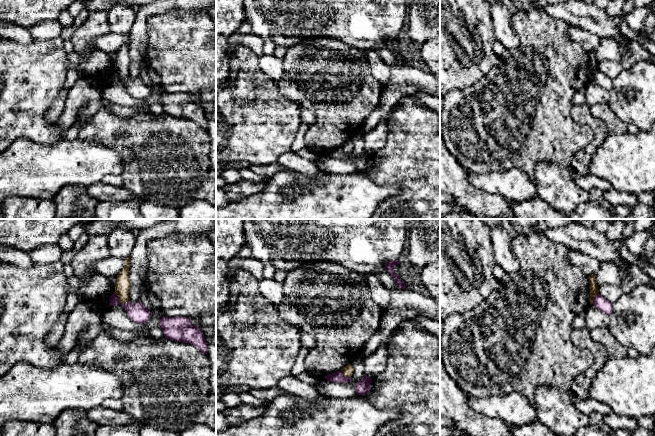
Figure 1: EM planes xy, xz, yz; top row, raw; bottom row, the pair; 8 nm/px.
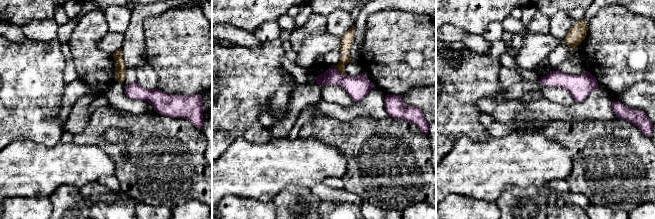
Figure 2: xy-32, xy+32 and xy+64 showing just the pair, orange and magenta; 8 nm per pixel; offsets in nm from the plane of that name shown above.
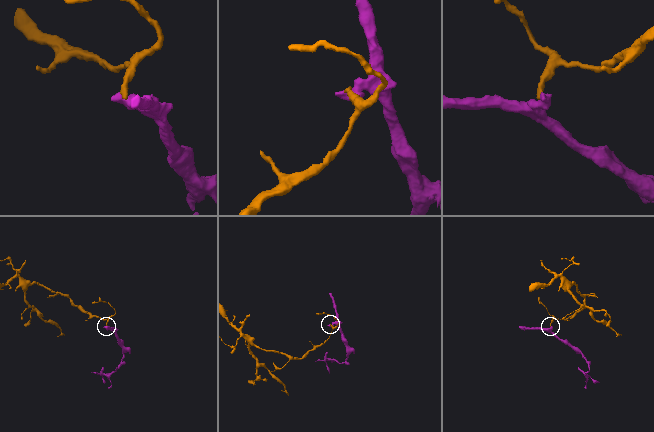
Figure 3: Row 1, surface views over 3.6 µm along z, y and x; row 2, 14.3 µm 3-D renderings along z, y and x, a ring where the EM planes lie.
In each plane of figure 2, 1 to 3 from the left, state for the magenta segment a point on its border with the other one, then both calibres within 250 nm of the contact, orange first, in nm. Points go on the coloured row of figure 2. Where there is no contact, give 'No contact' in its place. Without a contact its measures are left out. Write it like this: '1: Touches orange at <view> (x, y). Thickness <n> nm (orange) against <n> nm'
1: No contact
2: Touches orange at xy+32 (340, 73). Thickness 90 nm (orange) against 180 nm
3: No contact

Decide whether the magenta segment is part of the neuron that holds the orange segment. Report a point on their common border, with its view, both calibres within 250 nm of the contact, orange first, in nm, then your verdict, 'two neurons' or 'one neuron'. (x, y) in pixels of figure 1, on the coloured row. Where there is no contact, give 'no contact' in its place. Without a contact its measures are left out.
contact xy (120, 302); calibres 120 and 160 nm; two neurons

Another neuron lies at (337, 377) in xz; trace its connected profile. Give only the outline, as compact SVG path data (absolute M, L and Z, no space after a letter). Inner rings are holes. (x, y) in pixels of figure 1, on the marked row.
M336 371L332 374L324 376L323 378L327 379L329 382L335 382L335 383L348 383L352 381L352 377L351 376L345 377L342 371Z

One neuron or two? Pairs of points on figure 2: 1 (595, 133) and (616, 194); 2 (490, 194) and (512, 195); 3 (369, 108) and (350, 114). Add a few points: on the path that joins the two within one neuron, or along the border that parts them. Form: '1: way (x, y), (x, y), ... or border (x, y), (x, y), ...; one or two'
1: way (598, 148), (598, 176), (601, 179); one
2: border (518, 190), (507, 189), (495, 201); two
3: way (364, 108), (355, 110); one

